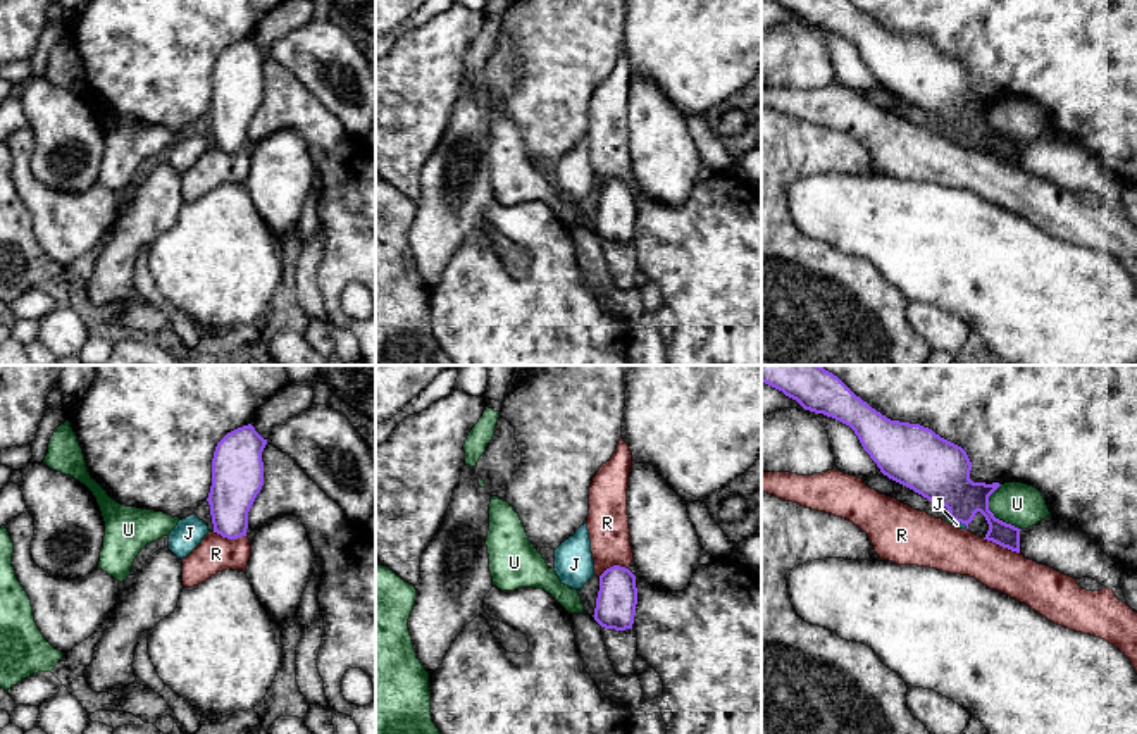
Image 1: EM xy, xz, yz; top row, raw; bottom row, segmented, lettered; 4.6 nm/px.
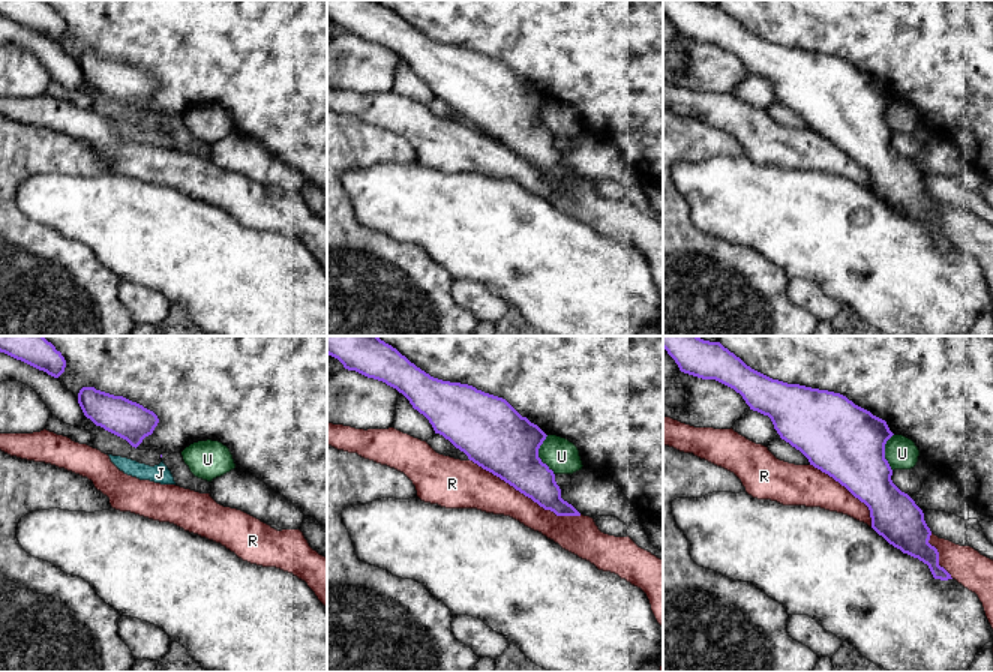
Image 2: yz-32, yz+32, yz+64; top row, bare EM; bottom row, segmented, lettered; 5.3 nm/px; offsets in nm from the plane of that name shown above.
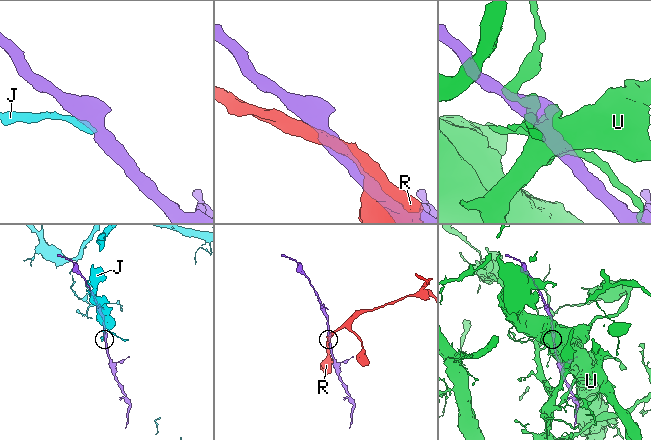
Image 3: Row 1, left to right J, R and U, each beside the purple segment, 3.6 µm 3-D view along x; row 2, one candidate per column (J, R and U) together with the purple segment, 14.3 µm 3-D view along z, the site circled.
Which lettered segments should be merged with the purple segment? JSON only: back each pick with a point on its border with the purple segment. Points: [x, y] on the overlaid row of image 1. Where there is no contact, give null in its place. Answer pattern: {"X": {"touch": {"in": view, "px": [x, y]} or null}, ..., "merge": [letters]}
{"merge": []}

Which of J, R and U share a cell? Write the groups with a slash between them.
J / R / U

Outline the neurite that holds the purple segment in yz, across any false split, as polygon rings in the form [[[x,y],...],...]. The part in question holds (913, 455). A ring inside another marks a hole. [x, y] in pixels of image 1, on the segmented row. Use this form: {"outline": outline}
{"outline": [[[761,365],[761,383],[796,400],[805,410],[849,426],[884,476],[929,501],[939,501],[949,519],[966,529],[980,512],[989,524],[984,539],[1020,553],[1022,529],[989,510],[989,496],[1001,484],[973,482],[972,462],[961,446],[920,424],[887,419],[822,365]]]}

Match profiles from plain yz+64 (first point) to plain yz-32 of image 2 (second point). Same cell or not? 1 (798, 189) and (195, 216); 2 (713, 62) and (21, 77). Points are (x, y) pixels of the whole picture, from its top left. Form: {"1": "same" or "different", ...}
{"1": "same", "2": "same"}

